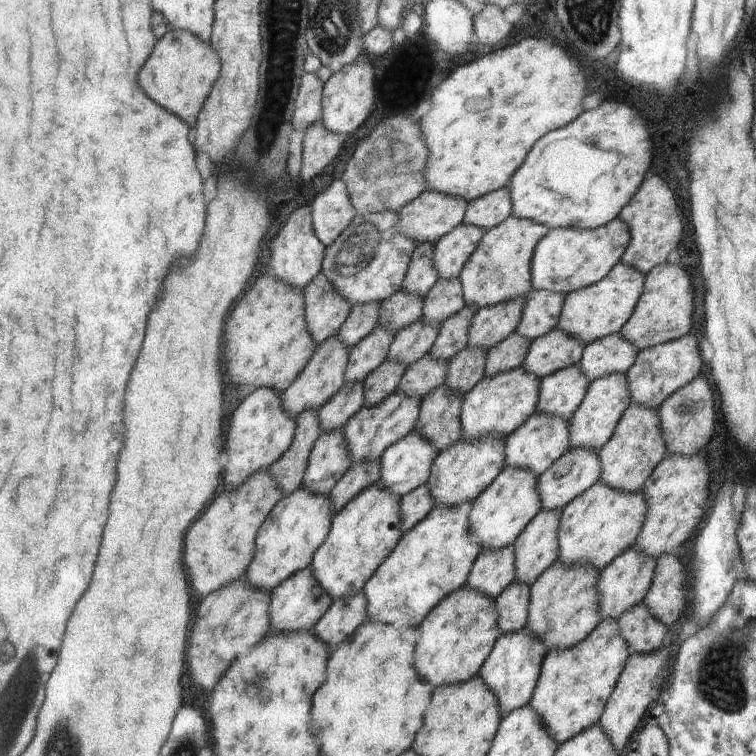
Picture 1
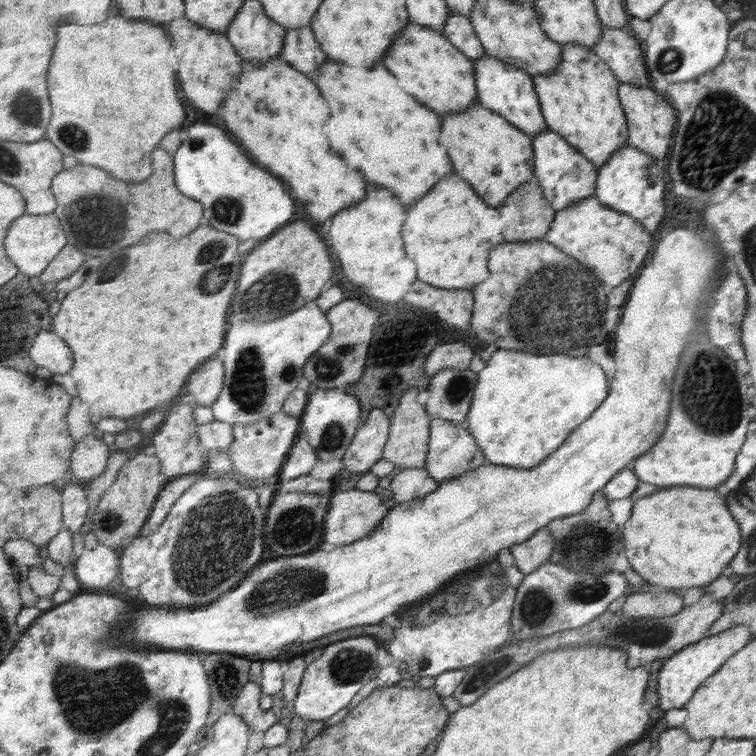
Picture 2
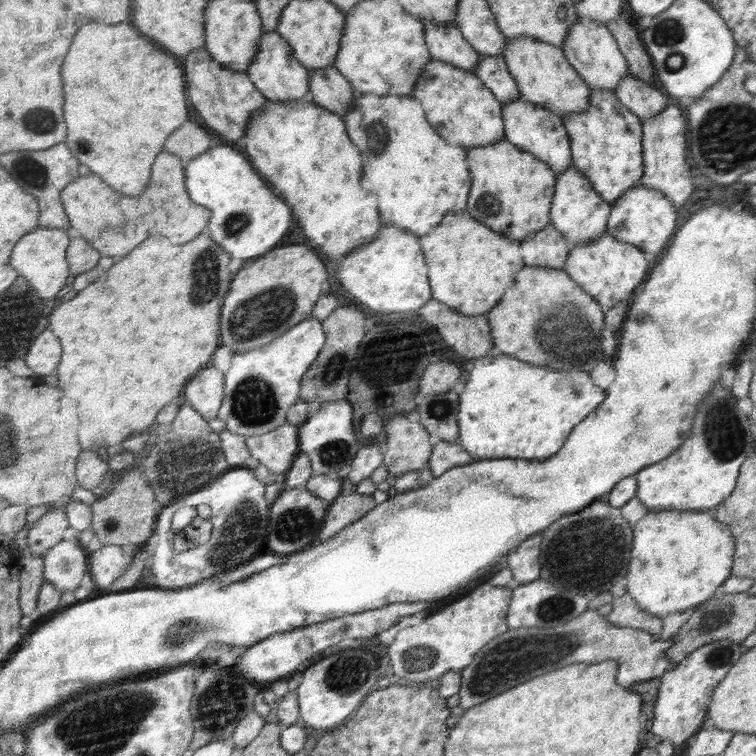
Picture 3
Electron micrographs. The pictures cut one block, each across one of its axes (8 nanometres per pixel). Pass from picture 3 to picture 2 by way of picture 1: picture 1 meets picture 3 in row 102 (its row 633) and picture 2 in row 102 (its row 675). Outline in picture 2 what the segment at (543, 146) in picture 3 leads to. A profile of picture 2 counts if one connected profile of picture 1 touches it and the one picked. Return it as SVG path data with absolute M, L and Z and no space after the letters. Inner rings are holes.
M487 53L482 57L482 59L474 62L475 80L478 85L479 95L478 103L483 105L484 108L491 109L492 112L506 117L512 125L515 125L522 133L526 133L531 138L547 131L549 128L547 121L544 120L539 95L535 91L534 78L530 74L523 72L522 69L498 61Z

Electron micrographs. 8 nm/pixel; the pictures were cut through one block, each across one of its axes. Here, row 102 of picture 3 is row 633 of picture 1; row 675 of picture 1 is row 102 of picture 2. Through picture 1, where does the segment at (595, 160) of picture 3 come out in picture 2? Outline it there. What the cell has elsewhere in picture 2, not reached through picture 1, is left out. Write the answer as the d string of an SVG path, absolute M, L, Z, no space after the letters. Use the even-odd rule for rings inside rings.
M580 44L563 45L563 63L550 76L536 76L539 95L548 128L563 137L599 170L620 148L630 145L626 110L619 99L620 80L599 55Z

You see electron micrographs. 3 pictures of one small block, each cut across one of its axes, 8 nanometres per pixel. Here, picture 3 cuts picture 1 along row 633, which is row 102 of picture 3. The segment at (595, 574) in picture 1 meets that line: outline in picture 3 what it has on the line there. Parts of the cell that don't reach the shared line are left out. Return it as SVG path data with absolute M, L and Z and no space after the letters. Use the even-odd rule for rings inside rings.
M527 37L508 39L502 56L524 100L534 102L561 117L568 112L584 112L591 104L592 88L569 63L561 47Z

